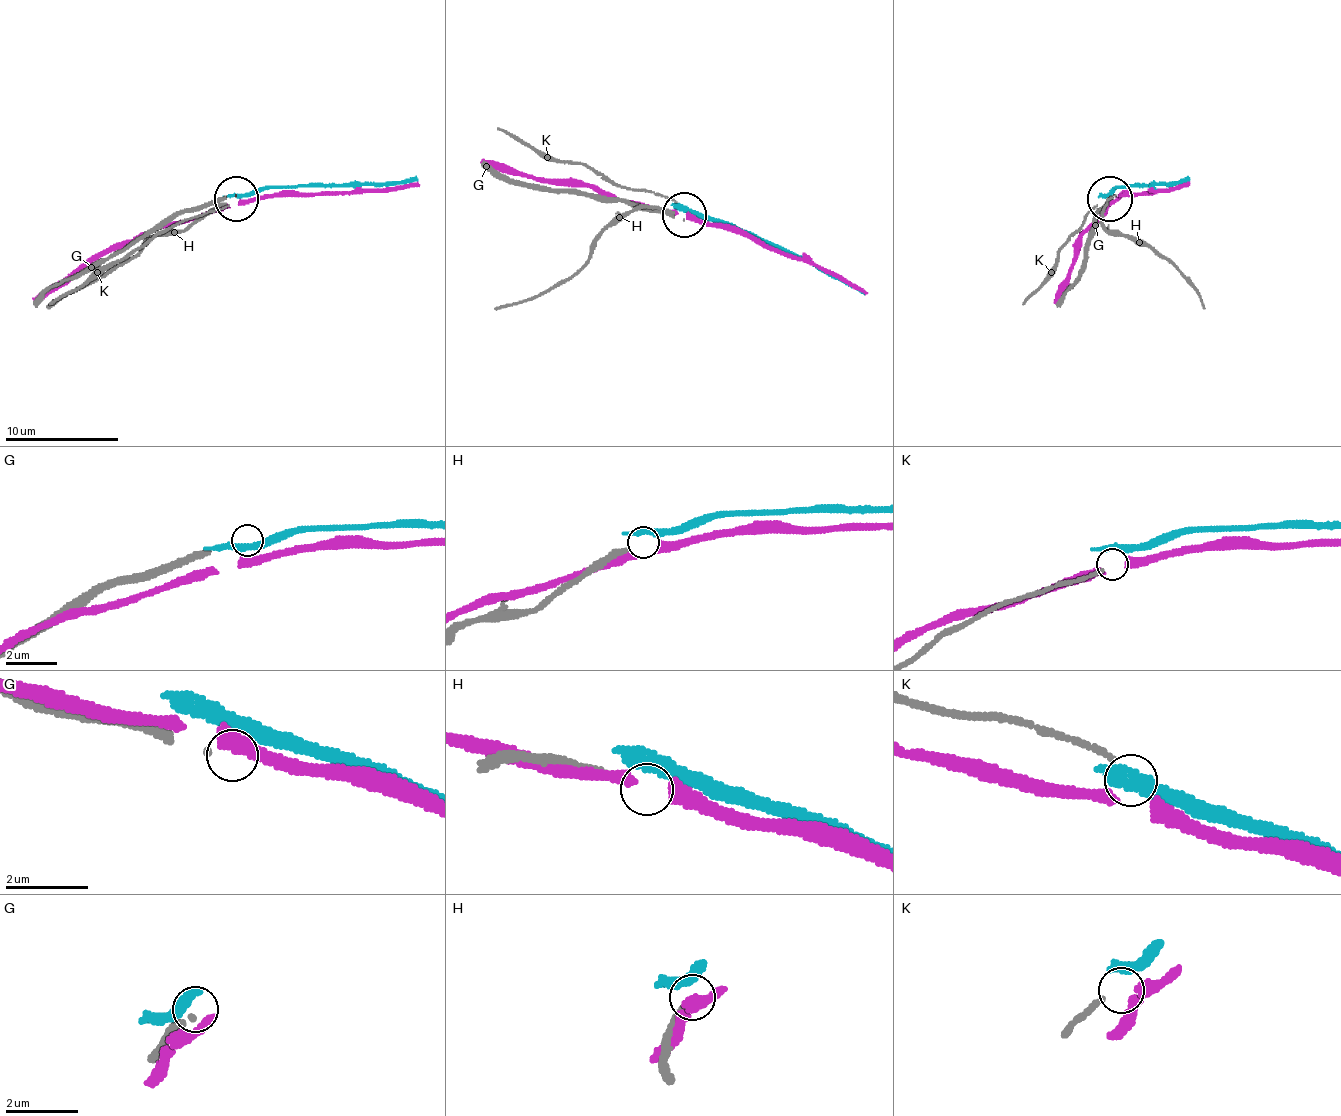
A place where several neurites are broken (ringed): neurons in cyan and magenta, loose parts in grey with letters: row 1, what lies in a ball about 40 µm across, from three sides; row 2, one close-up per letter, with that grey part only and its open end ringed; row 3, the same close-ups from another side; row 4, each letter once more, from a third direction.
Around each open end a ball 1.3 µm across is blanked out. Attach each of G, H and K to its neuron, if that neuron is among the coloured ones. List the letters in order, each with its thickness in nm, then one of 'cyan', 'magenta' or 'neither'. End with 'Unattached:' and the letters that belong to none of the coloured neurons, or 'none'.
G: 70 nm | neither
H: 220 nm | neither
K: 110 nm | magenta
Unattached: G, H

